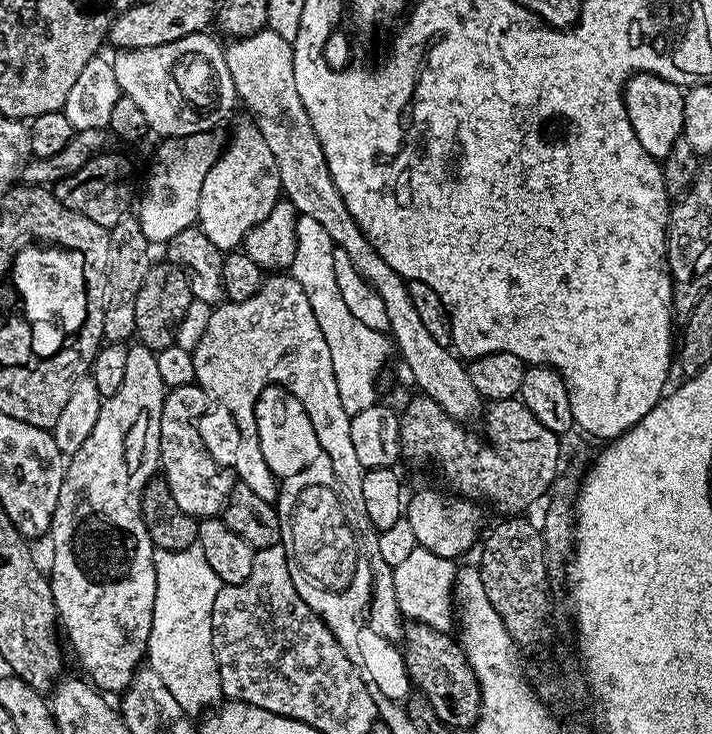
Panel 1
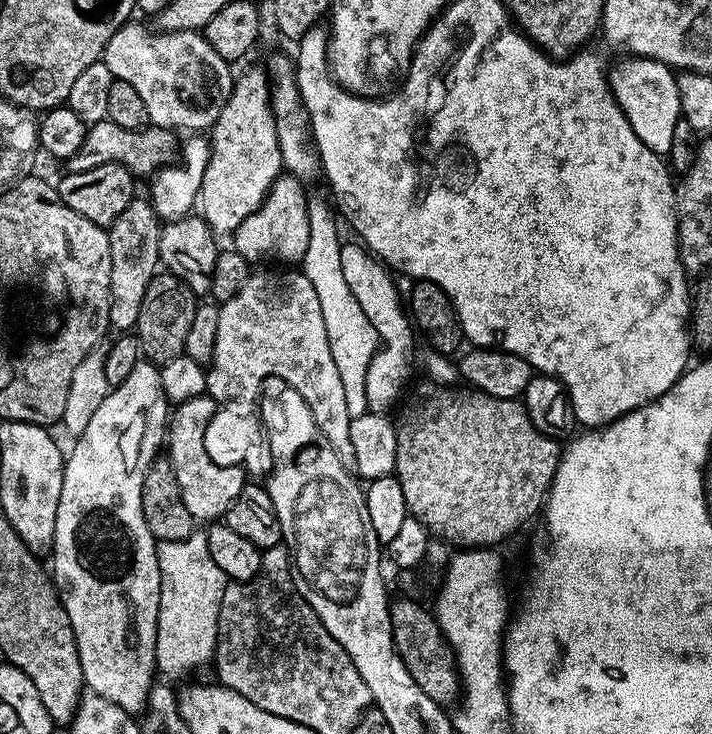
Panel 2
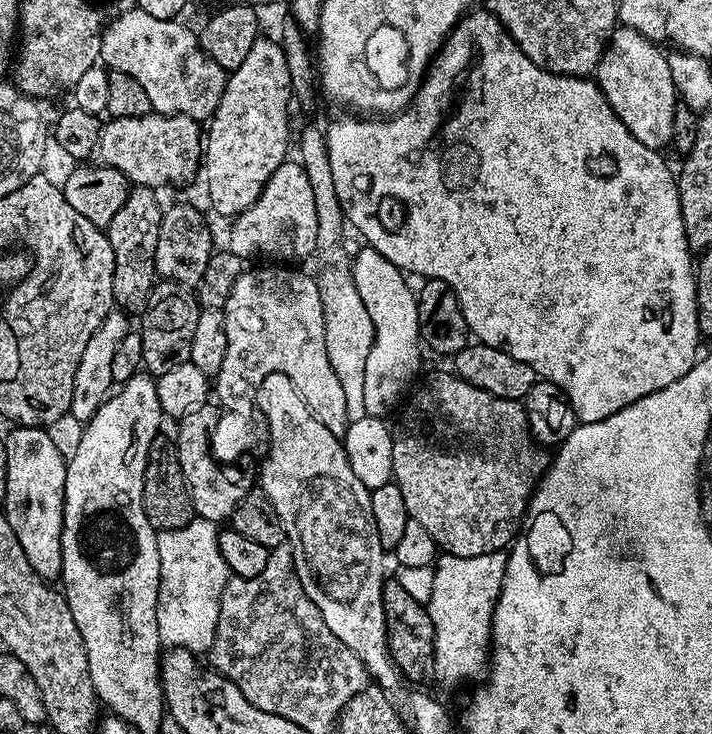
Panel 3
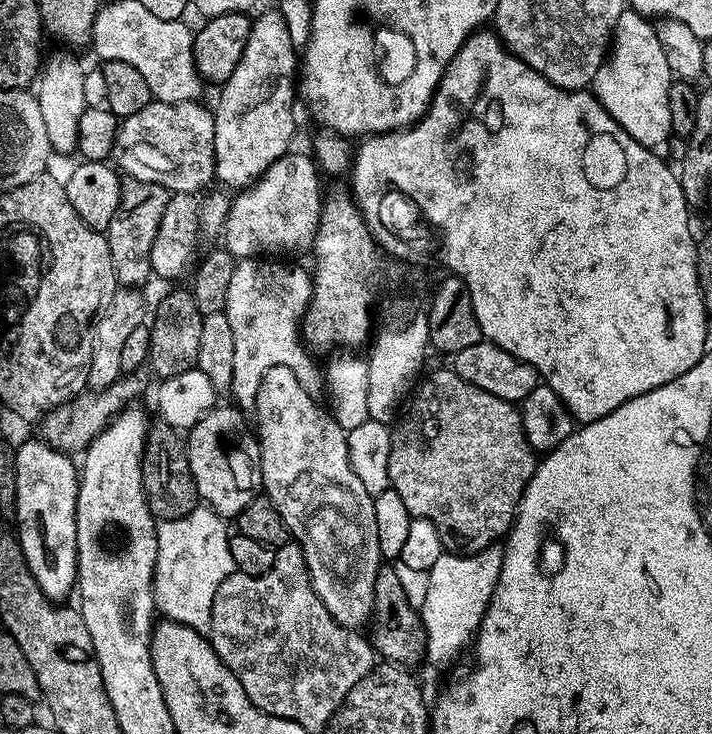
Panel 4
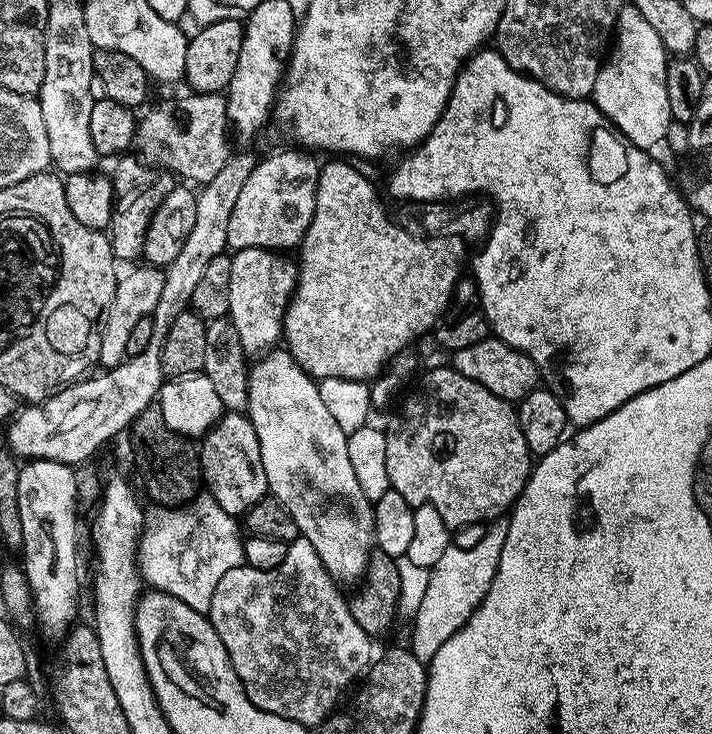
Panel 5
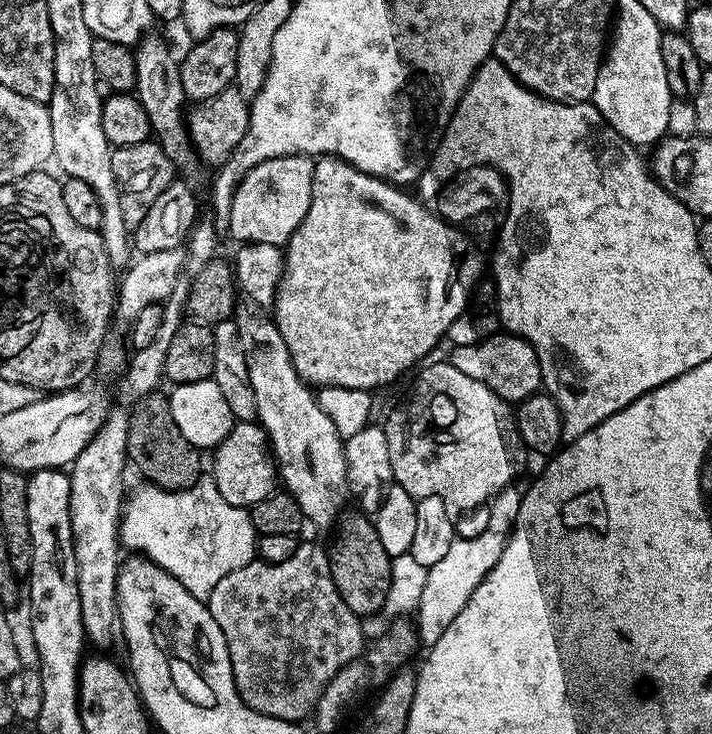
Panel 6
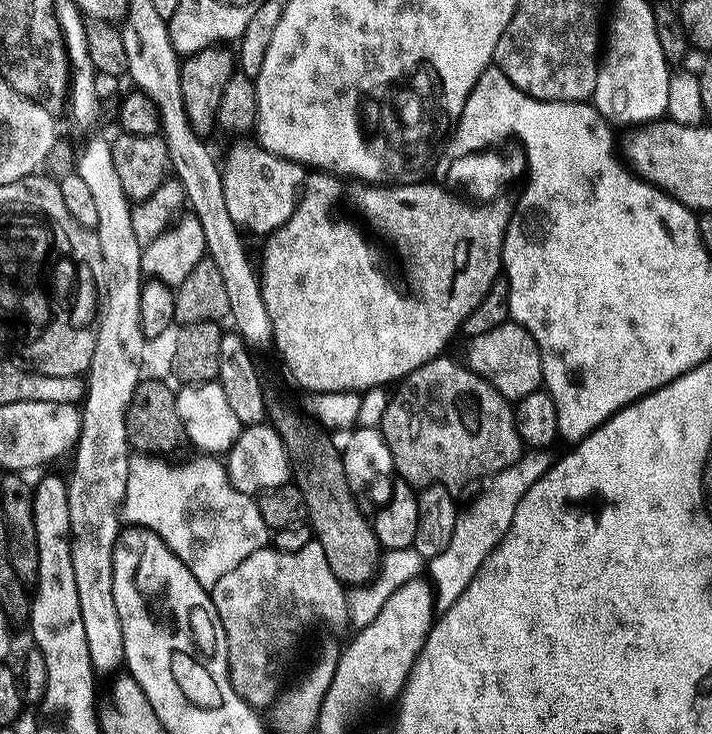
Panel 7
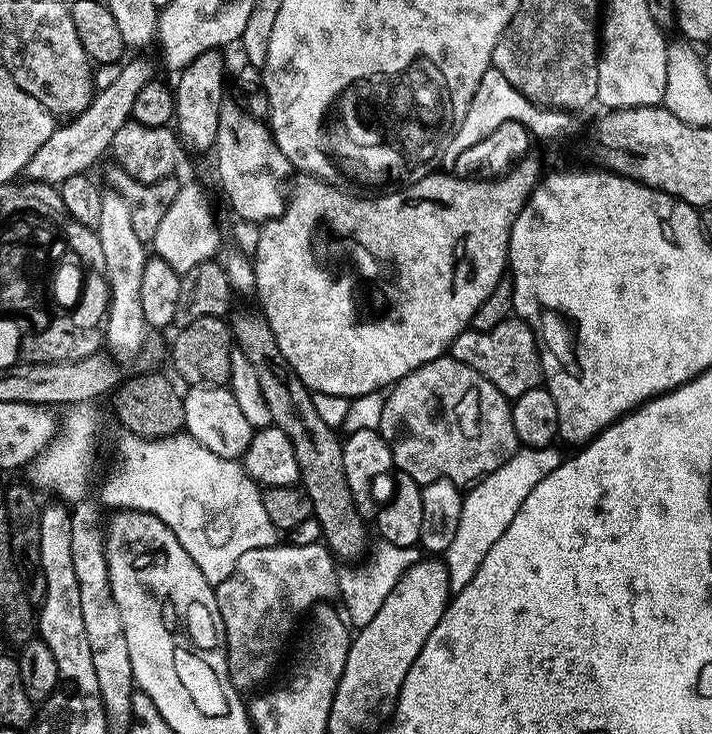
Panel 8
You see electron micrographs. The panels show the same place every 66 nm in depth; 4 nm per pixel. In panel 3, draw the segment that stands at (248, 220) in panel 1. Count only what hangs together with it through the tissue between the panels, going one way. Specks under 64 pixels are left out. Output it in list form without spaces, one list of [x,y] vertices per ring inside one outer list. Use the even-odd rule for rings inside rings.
[[[256,40],[245,61],[229,73],[218,110],[209,119],[206,132],[202,168],[206,170],[206,188],[213,208],[220,214],[234,218],[249,209],[263,192],[268,179],[286,159],[288,152],[288,110],[292,107],[293,92],[287,57],[279,41]]]

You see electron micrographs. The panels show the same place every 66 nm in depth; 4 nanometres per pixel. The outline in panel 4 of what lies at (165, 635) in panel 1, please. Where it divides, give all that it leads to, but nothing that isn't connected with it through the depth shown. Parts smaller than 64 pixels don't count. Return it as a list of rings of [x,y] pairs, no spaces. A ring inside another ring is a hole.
[[[197,506],[188,516],[161,520],[156,526],[156,569],[152,575],[152,594],[155,607],[161,617],[184,625],[185,629],[207,633],[212,626],[211,608],[219,584],[234,571],[230,554],[230,531],[225,517],[207,506]]]

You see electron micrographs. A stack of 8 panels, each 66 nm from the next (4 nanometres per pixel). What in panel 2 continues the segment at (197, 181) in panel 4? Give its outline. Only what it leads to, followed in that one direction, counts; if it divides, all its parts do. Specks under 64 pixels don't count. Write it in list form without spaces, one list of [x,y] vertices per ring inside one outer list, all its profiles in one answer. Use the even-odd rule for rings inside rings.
[[[110,119],[101,120],[87,129],[83,145],[67,160],[66,168],[68,172],[82,173],[96,166],[120,164],[130,169],[137,177],[148,174],[152,176],[175,159],[180,148],[175,136],[177,135],[171,129],[160,128],[153,124],[132,131],[118,126]]]

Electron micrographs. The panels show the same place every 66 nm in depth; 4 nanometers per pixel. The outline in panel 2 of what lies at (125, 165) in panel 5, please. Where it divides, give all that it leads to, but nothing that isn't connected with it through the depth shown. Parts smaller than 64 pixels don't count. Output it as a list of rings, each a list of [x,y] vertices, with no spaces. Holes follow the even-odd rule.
[[[133,197],[118,218],[108,228],[111,258],[111,296],[108,323],[120,334],[128,334],[138,322],[146,286],[152,281],[160,266],[159,238],[161,223],[149,199]]]

